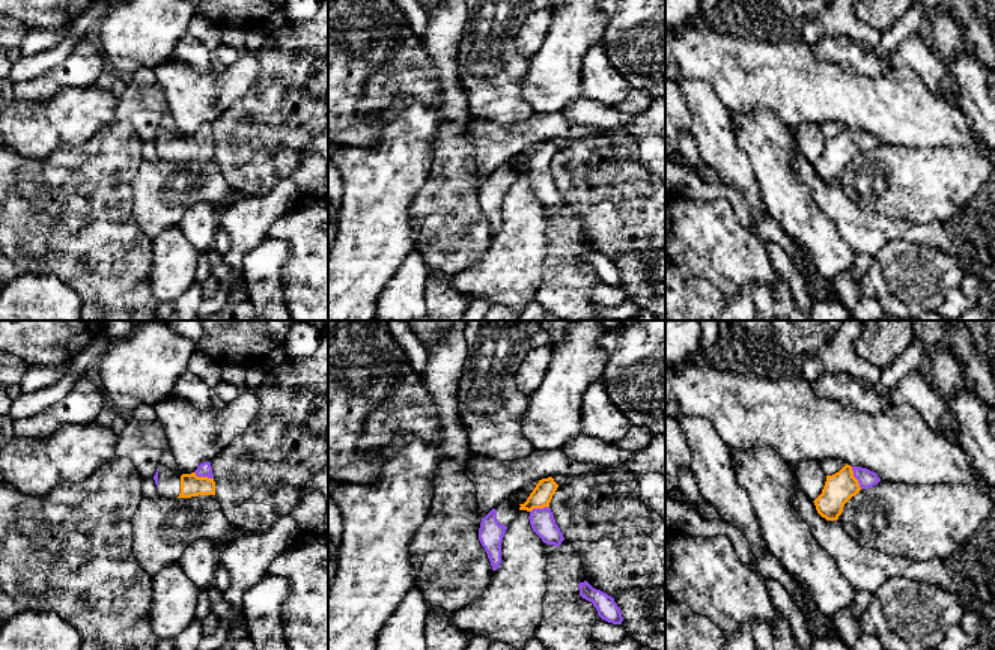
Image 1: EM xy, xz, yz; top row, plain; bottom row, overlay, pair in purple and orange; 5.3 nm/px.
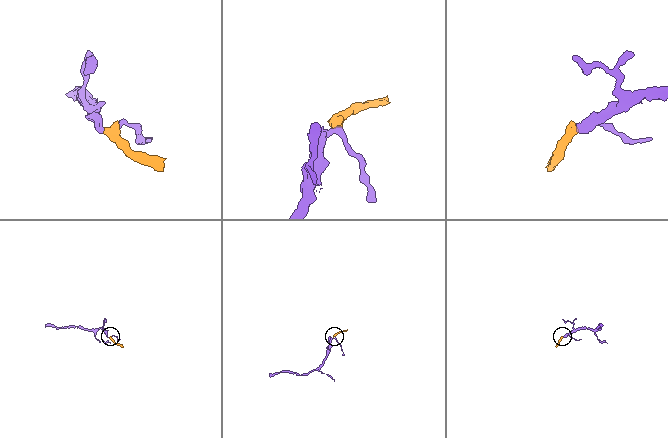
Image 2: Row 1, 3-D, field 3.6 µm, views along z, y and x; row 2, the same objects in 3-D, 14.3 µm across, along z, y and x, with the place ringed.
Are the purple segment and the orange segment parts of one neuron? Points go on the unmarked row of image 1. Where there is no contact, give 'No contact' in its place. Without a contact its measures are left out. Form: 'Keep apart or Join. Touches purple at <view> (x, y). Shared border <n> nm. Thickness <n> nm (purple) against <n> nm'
Join. Touches purple at yz (854, 139). Shared border 130 nm. Thickness 100 nm (purple) against 160 nm

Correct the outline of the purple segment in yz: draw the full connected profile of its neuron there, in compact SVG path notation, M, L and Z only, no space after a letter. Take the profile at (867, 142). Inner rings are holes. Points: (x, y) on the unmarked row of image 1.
M844 128L838 135L826 138L822 156L813 164L817 176L826 184L837 184L844 167L855 159L861 152L869 152L878 147L881 141L876 135Z

